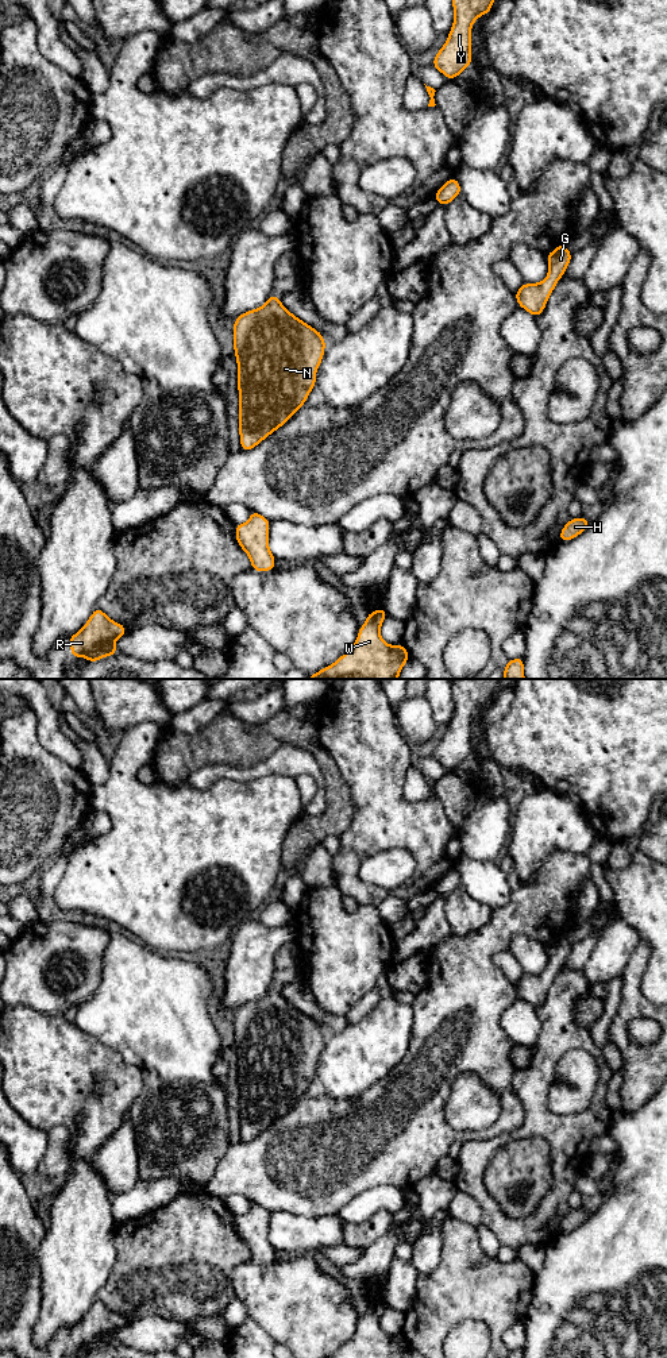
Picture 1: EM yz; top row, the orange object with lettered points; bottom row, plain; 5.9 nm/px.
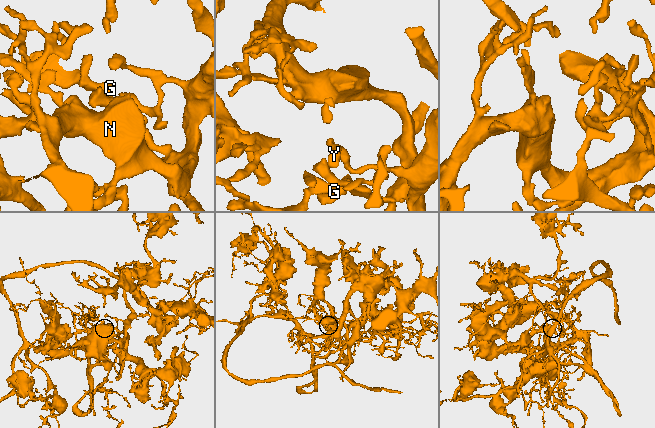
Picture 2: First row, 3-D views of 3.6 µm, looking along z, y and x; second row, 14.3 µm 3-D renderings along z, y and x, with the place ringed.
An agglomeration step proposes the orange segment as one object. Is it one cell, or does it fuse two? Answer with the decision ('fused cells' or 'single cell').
single cell

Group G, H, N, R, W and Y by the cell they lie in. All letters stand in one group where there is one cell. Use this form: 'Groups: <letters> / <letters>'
Groups: G H N R W Y

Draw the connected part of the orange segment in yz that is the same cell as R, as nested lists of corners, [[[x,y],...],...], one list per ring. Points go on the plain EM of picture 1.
[[[96,1299],[81,1322],[69,1328],[73,1349],[86,1349],[95,1354],[103,1349],[117,1346],[115,1332],[127,1324],[127,1319],[112,1312]]]

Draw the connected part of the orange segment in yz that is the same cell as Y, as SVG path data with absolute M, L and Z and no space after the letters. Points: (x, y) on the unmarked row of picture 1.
M456 679L452 684L454 715L448 724L448 730L435 746L432 757L448 771L455 771L469 756L473 755L471 746L471 718L481 707L487 706L494 695L498 679Z

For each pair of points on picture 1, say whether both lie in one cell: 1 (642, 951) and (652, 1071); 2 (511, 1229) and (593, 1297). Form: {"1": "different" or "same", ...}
{"1": "same", "2": "different"}

